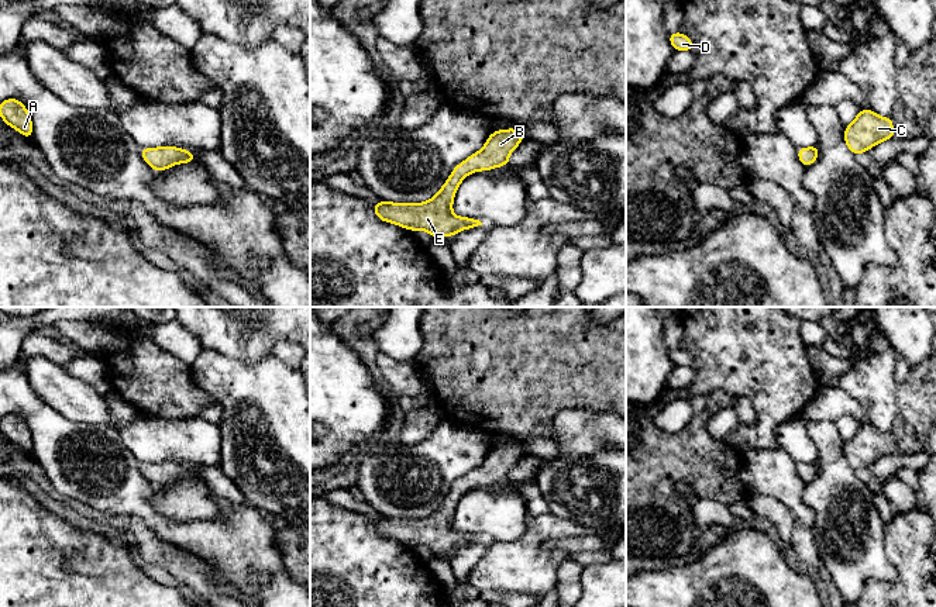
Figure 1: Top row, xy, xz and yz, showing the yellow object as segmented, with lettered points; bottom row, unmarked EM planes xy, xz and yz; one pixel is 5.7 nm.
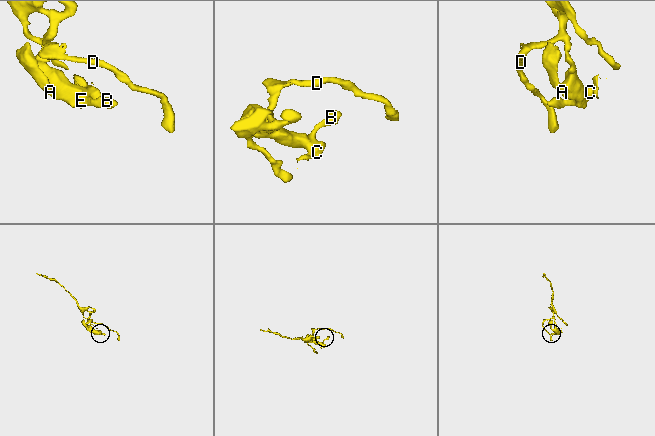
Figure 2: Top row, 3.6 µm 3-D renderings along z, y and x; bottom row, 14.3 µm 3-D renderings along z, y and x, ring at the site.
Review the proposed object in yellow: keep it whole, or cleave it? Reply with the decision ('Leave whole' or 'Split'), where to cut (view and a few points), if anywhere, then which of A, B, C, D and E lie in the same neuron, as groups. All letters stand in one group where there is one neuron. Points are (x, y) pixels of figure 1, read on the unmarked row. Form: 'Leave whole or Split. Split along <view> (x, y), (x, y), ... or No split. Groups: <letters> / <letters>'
Leave whole. No split. Groups: A B C D E

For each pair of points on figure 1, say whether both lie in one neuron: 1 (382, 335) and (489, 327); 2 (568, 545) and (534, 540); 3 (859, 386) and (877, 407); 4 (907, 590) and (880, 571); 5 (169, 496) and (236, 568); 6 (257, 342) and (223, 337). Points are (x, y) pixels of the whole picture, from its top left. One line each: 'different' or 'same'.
1: different
2: different
3: same
4: different
5: different
6: same

